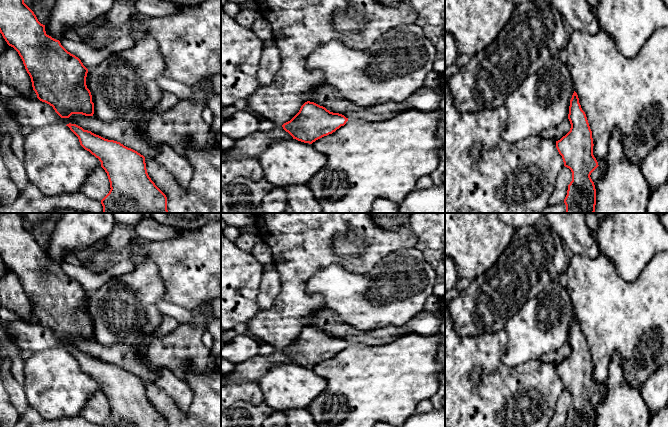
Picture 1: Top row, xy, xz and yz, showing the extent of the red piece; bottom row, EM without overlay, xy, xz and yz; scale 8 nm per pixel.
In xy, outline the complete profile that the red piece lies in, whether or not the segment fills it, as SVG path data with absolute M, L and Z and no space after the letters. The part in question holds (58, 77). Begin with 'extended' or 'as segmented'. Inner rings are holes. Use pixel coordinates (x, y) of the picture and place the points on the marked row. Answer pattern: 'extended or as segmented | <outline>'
as segmented | M0 0L0 33L21 57L40 101L52 106L61 118L69 118L72 114L93 116L94 103L86 85L88 69L59 40L46 34L45 25L38 21L24 0Z

